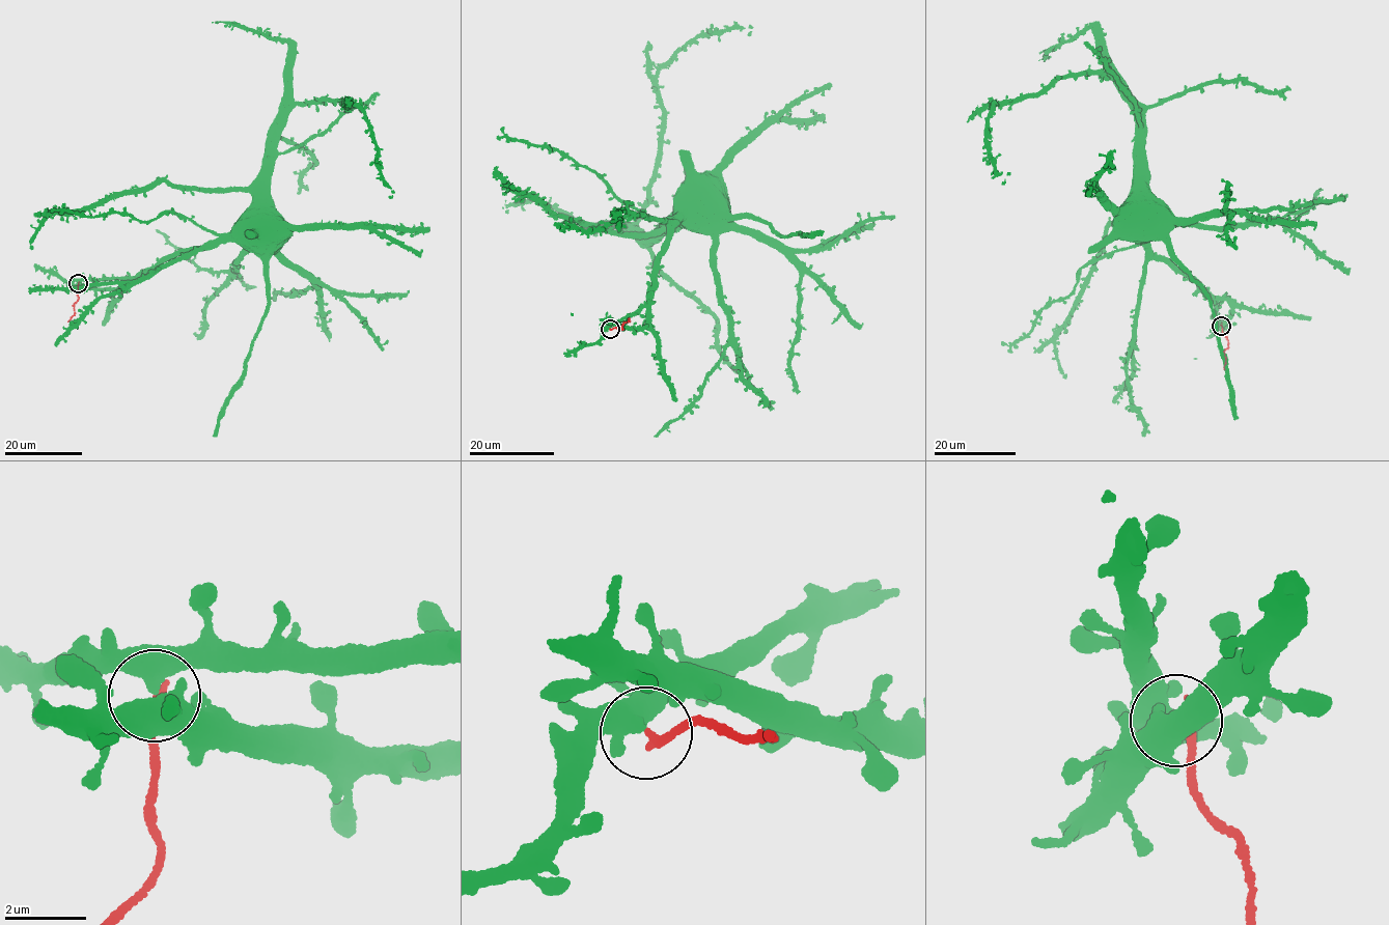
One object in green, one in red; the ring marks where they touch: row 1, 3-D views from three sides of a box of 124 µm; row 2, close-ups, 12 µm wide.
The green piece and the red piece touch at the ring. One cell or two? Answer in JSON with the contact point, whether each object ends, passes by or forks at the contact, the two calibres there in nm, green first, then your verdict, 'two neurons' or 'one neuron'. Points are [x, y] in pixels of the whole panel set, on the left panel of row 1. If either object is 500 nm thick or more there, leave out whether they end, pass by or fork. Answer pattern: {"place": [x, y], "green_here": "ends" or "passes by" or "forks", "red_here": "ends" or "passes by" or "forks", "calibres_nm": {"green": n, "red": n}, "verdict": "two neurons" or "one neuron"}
{"place": [78, 283], "green_here": "passes by", "red_here": "ends", "calibres_nm": {"green": 360, "red": 200}, "verdict": "two neurons"}

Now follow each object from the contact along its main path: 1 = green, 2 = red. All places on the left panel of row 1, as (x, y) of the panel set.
1: (78, 283), (133, 277), (162, 259), (226, 241), (272, 237)
2: (78, 283), (78, 300), (74, 305), (74, 315), (67, 321)

